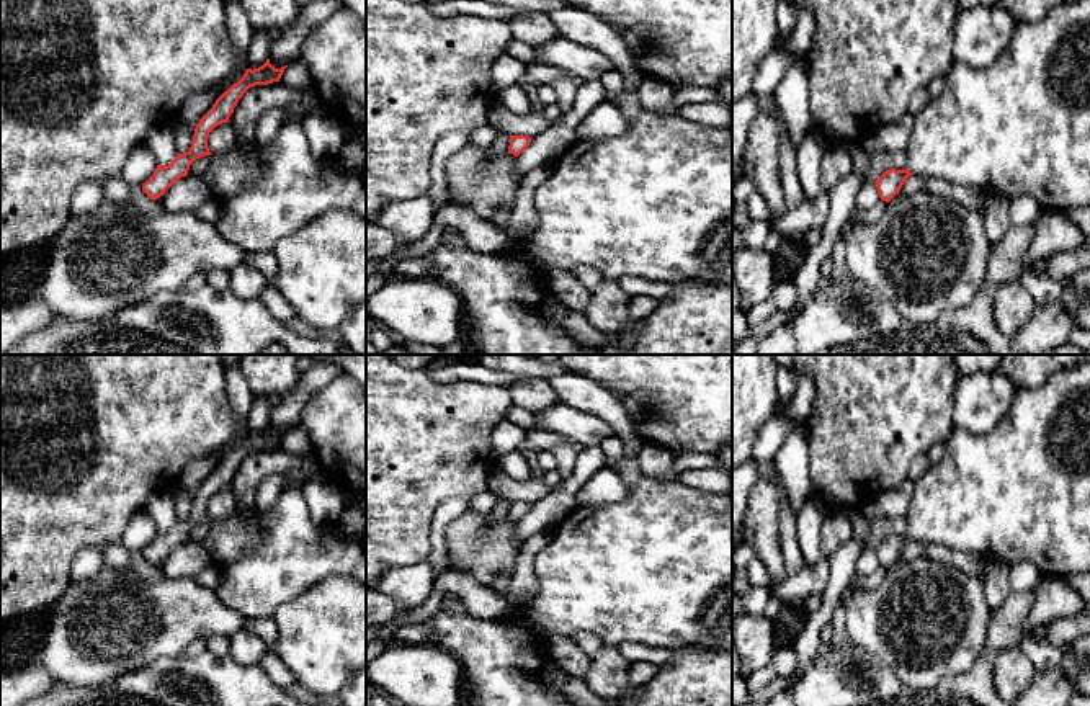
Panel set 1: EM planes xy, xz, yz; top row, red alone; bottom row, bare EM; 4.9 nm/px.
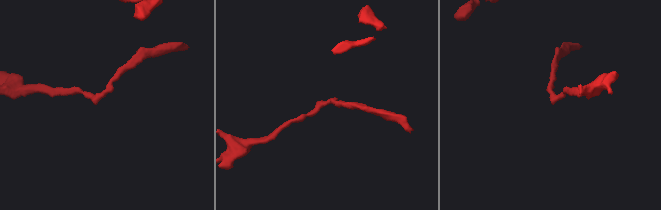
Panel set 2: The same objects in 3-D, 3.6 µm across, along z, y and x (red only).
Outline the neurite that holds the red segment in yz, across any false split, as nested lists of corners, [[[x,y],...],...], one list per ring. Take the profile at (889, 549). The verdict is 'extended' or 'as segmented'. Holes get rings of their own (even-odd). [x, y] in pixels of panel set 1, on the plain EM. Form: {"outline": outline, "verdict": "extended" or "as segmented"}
{"outline": [[[891,534],[884,538],[874,549],[879,557],[879,564],[886,569],[889,569],[896,561],[899,561],[902,551],[912,539],[909,534],[905,536],[896,536]]], "verdict": "as segmented"}

